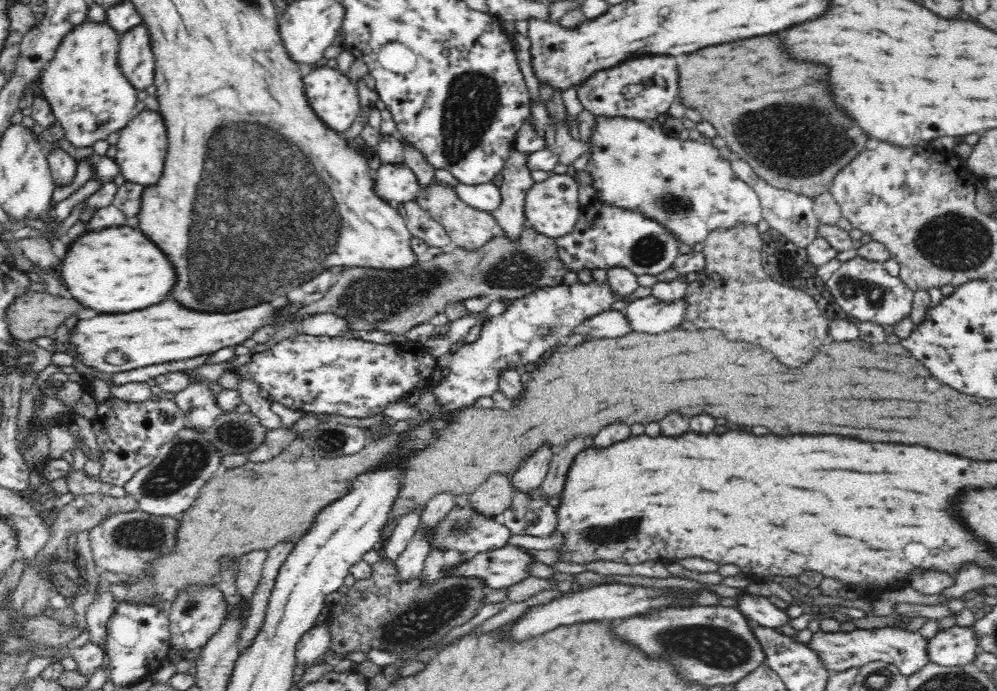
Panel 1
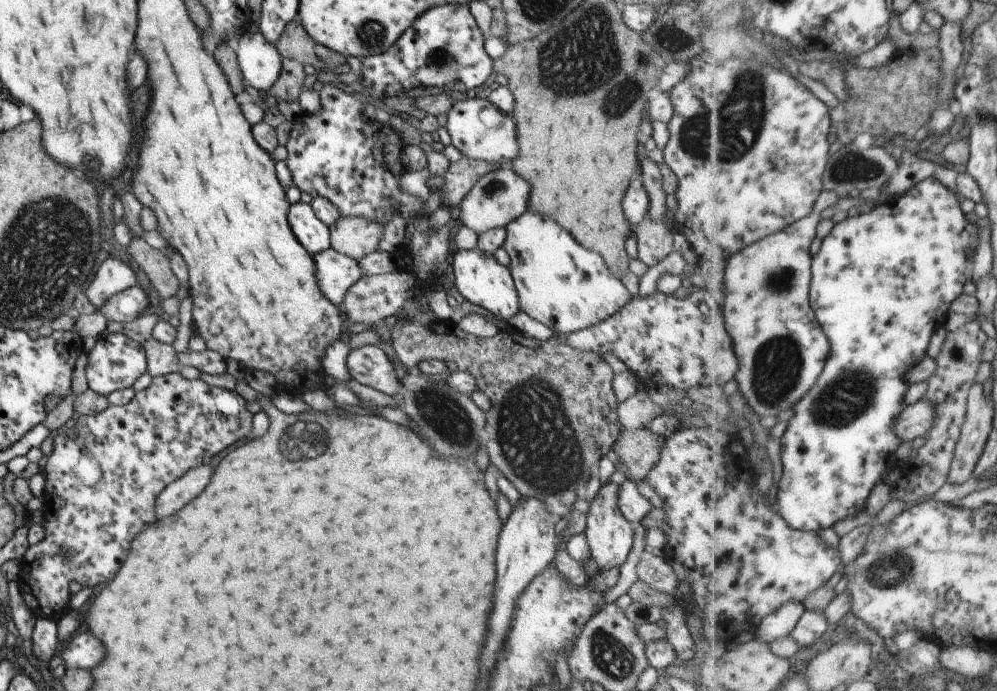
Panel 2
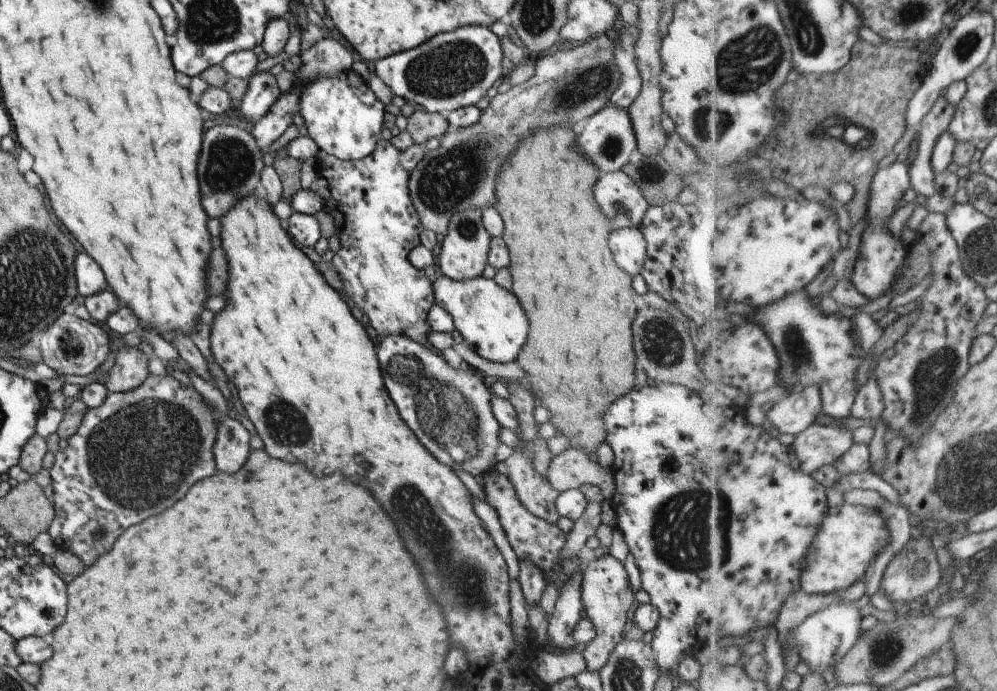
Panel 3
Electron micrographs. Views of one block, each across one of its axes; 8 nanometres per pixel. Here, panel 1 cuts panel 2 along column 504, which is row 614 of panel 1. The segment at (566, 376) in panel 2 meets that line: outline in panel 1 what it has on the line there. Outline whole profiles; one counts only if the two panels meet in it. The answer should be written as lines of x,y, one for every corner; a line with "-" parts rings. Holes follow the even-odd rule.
461,553
461,559
457,564
444,565
440,570
438,582
424,584
419,580
421,574
414,576
411,580
402,581
402,578
397,575
395,560
387,559
382,555
382,558
371,566
371,576
367,580
356,581
354,586
348,590
348,594
342,595
329,611
330,617
325,622
331,634
329,651
340,655
340,657
359,651
368,653
370,650
384,650
395,656
400,656
400,654
410,652
410,650
420,652
439,644
453,628
470,622
477,615
477,610
486,605
484,600
487,594
484,593
487,587
482,578
454,576
451,572
454,567
469,561
471,558
474,556

